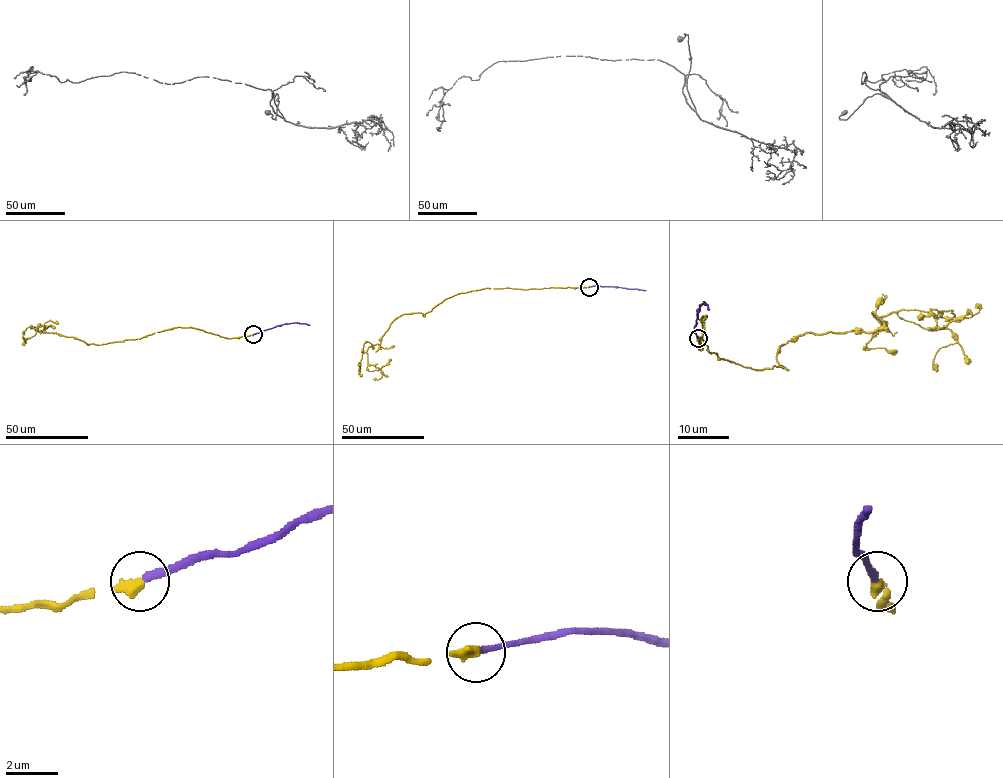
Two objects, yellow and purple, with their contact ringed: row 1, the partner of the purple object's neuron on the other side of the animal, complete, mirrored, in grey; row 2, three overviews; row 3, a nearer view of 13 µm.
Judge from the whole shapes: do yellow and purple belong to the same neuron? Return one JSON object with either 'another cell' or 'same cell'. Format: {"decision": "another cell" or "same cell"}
{"decision": "same cell"}

